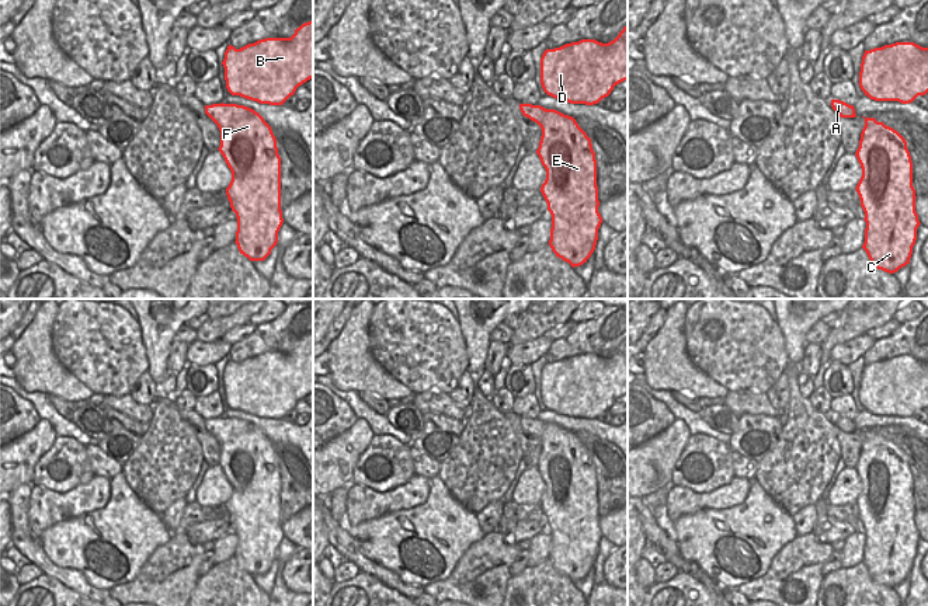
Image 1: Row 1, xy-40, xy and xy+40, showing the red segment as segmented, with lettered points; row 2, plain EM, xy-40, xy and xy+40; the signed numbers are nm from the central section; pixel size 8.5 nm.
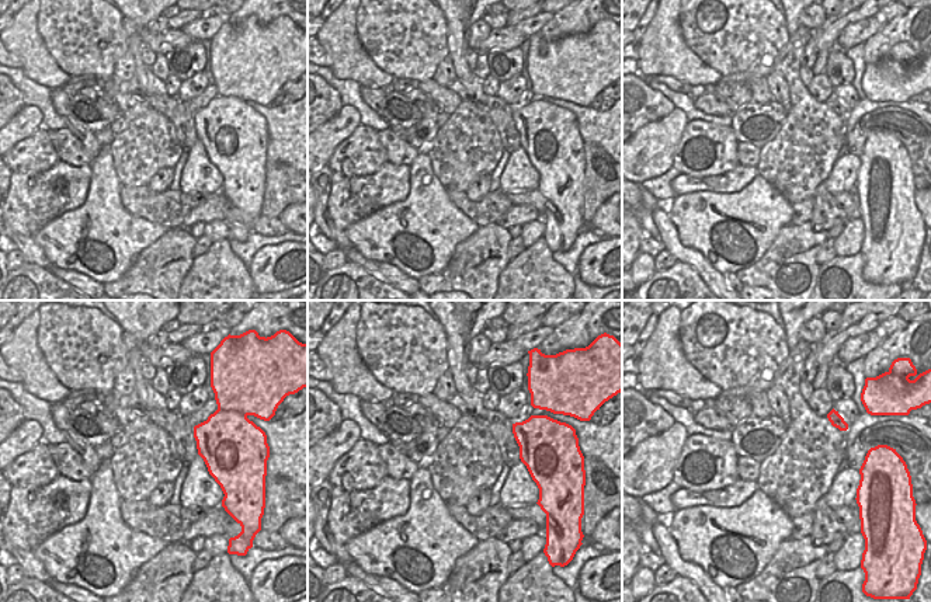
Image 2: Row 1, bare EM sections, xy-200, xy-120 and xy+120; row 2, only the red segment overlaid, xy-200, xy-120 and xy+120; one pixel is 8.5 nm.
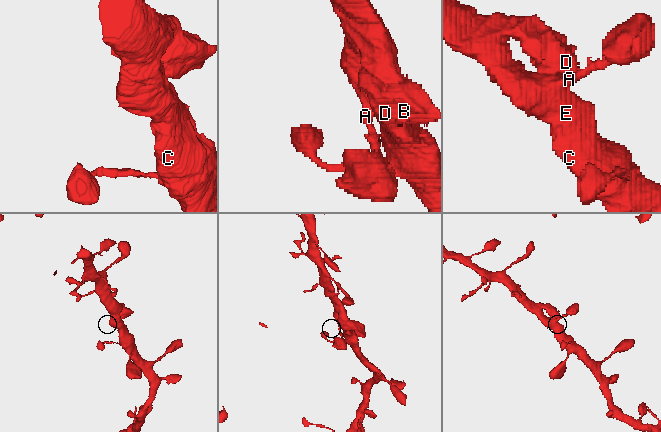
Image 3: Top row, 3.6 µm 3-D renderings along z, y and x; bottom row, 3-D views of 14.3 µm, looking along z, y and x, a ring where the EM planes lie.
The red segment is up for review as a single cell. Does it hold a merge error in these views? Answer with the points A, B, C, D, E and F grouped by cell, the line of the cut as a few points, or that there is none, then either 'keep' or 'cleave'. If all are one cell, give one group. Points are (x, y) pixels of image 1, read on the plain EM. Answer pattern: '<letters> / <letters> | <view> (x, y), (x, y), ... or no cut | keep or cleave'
A B C D E F | no cut | keep

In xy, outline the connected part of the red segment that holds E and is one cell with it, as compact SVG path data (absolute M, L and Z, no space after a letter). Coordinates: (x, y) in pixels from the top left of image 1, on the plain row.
M532 418L519 424L542 443L536 469L546 484L541 506L552 529L549 560L556 571L580 581L594 567L602 537L591 453L573 431L556 424Z

